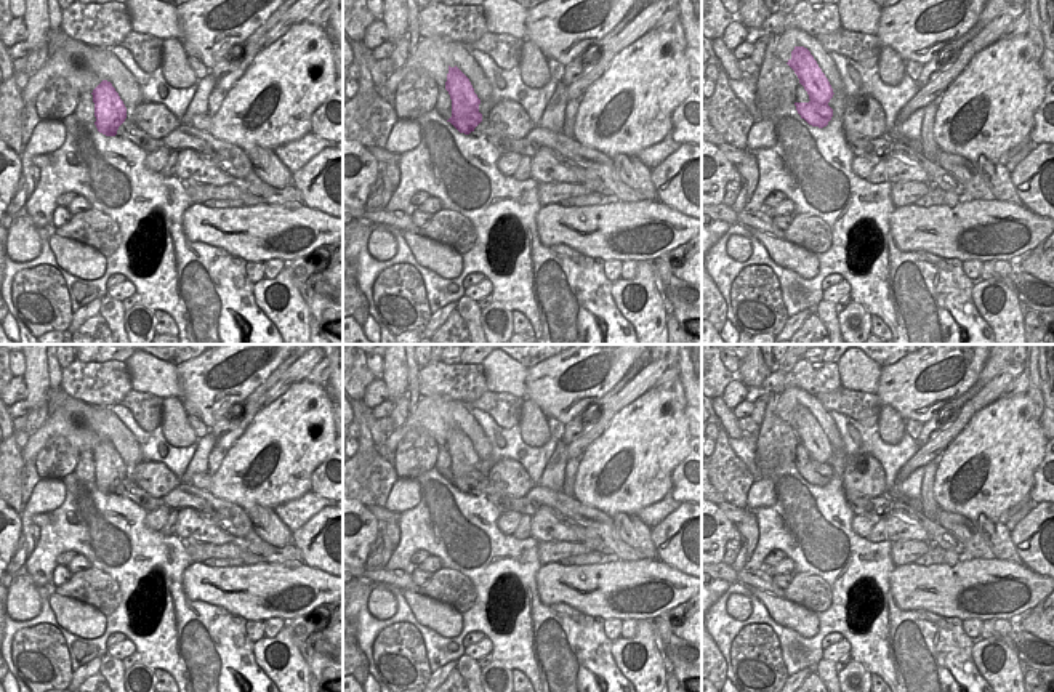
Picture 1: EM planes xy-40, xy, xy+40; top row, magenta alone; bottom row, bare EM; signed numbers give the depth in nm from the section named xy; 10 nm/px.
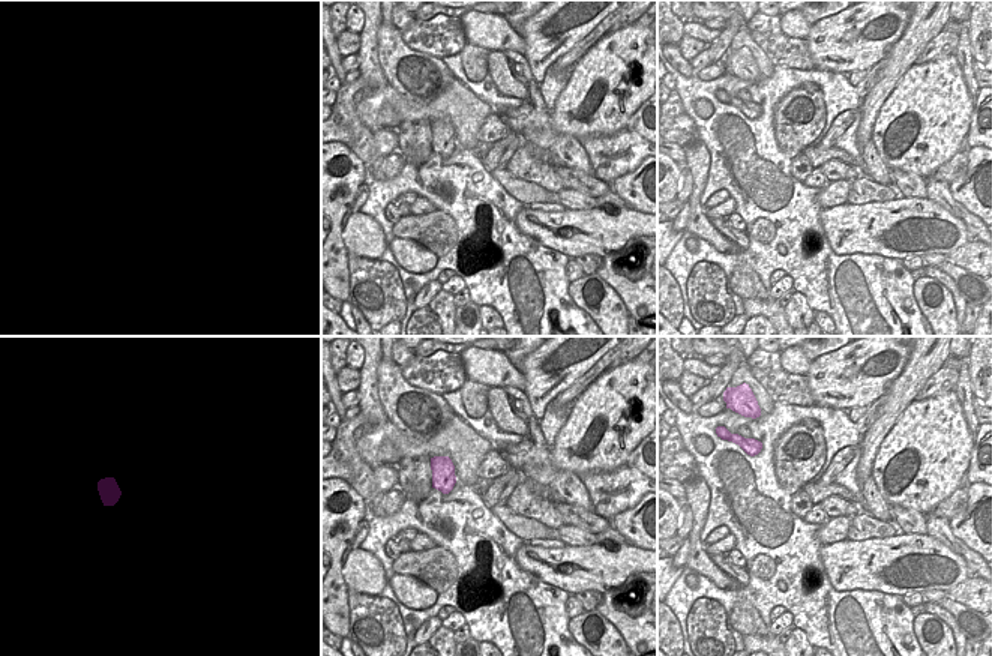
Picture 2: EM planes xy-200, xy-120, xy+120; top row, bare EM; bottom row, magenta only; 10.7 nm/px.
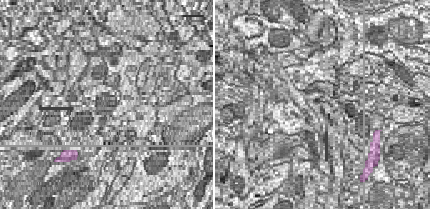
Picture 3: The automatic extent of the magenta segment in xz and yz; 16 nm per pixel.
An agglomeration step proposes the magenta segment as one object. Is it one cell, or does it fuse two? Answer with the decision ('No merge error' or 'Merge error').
Merge error

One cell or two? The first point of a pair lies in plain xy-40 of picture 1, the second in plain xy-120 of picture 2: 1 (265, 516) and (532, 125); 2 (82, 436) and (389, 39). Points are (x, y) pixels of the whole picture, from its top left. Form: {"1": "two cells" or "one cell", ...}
{"1": "one cell", "2": "one cell"}

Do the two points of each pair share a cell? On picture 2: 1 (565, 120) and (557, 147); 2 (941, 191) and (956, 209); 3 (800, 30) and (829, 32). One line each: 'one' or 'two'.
1: two
2: one
3: two

